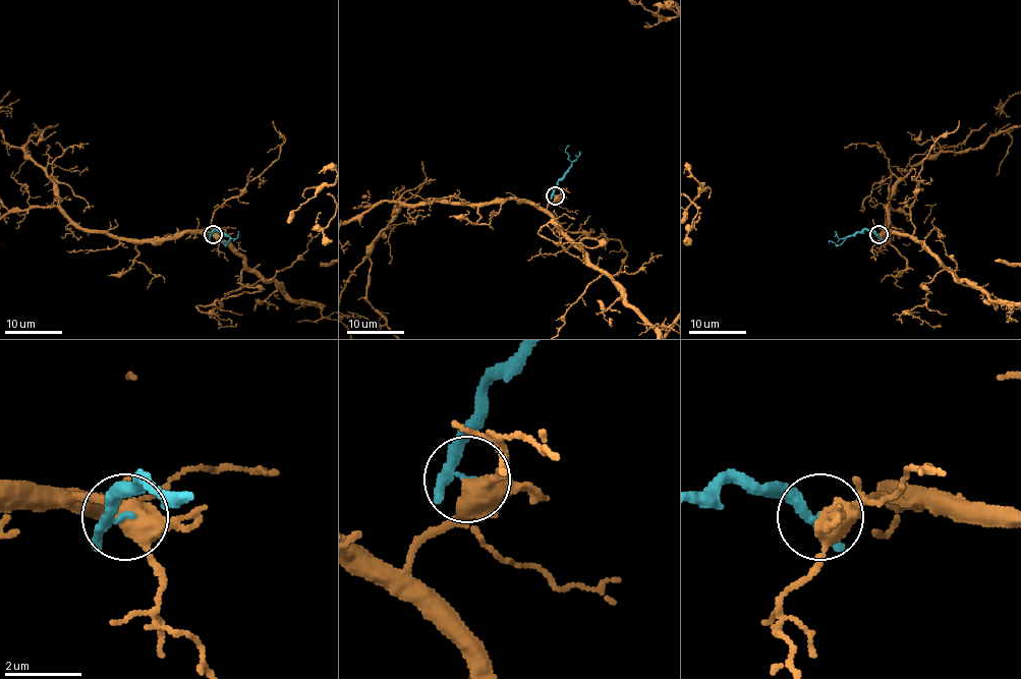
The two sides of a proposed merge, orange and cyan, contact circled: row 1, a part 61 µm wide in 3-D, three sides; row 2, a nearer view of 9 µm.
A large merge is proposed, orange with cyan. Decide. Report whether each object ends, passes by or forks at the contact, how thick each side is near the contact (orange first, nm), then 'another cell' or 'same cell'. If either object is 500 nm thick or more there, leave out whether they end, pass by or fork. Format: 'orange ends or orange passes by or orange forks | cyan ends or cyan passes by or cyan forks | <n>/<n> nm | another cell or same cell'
orange forks | cyan passes by | 420/200 nm | another cell

